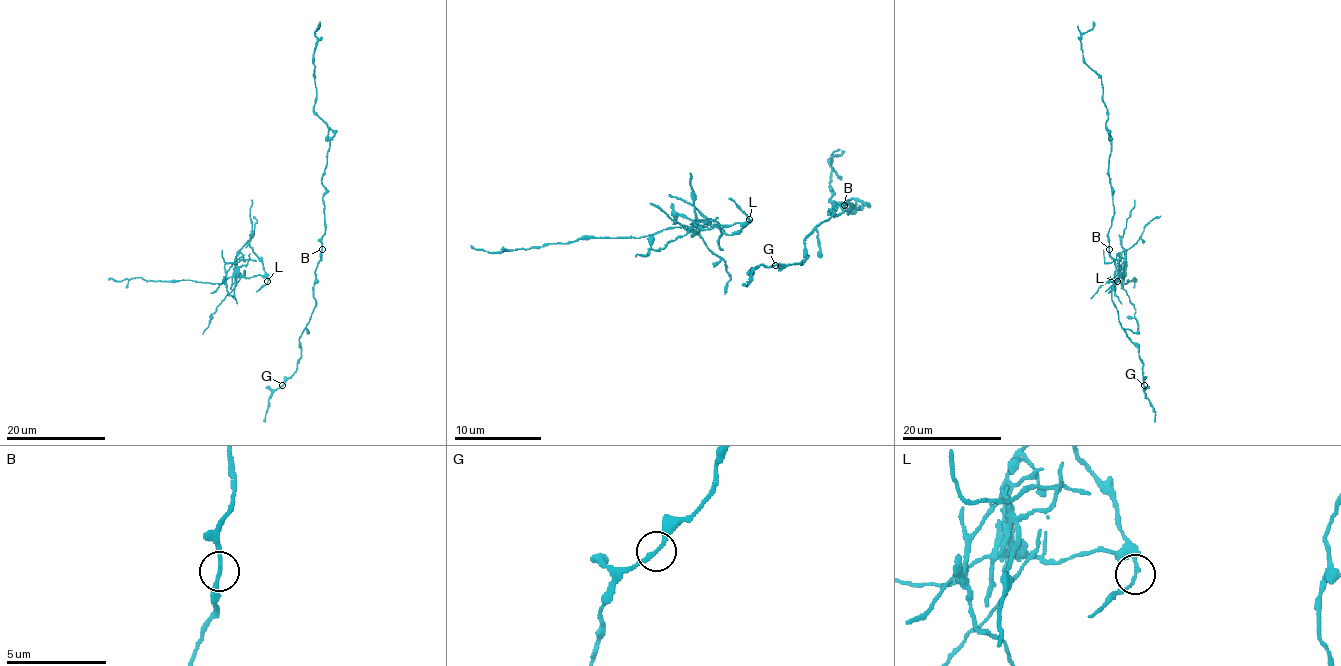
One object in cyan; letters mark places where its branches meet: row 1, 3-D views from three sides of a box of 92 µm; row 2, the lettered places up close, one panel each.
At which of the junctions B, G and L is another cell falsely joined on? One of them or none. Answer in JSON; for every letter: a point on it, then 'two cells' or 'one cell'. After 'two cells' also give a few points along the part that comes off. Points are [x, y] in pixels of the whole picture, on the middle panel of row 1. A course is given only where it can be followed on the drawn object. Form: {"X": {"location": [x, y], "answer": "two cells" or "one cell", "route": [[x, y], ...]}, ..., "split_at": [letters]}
{"B": {"location": [844, 205], "answer": "one cell"}, "G": {"location": [775, 265], "answer": "one cell"}, "L": {"location": [749, 219], "answer": "two cells", "route": [[749, 220], [710, 229], [668, 229], [640, 237], [582, 237], [564, 244], [493, 252], [471, 246]]}, "split_at": ["L"]}

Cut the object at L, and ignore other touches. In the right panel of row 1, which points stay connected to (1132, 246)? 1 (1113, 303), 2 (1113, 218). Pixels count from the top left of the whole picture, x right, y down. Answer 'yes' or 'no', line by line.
1: no
2: no

